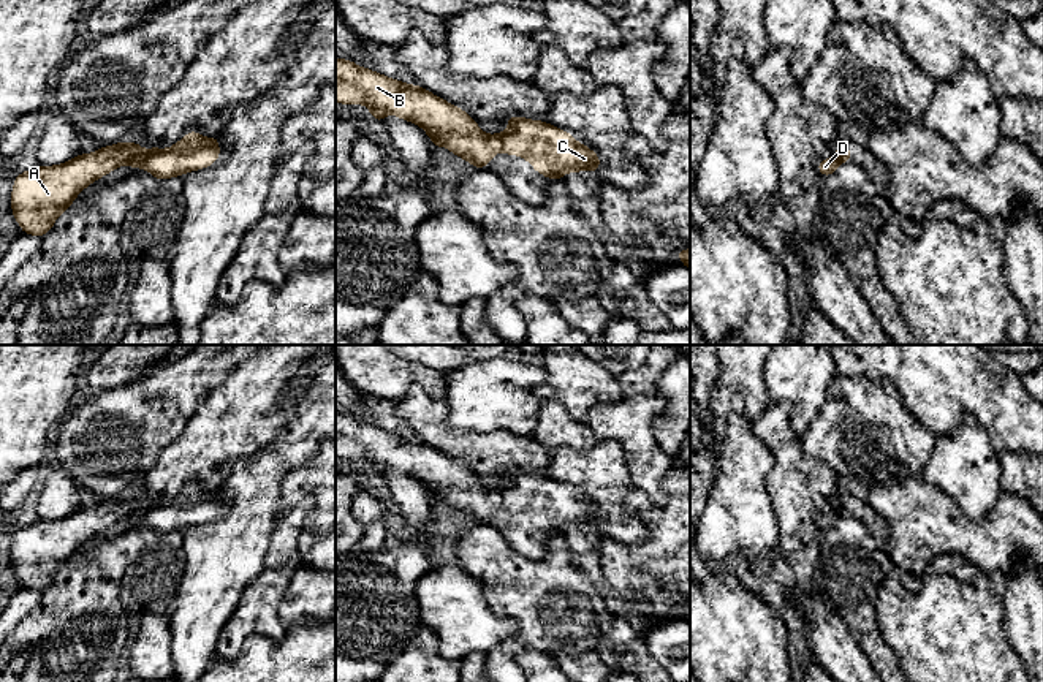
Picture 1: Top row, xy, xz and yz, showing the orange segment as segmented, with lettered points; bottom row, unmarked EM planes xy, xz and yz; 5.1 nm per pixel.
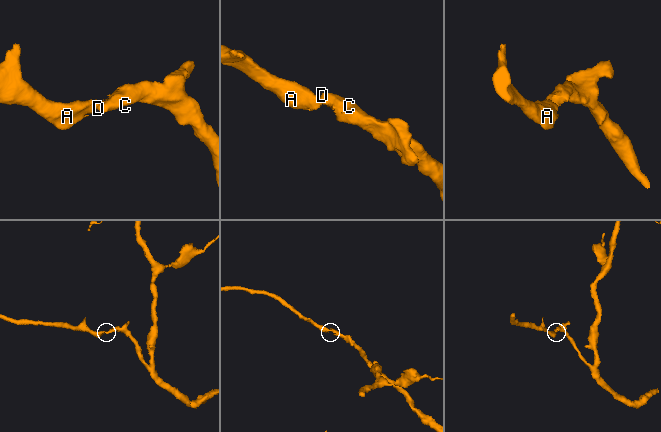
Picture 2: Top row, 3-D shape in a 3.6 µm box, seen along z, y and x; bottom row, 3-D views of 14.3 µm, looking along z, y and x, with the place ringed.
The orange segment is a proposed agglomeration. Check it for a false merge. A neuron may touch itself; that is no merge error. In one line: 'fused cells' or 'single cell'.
single cell

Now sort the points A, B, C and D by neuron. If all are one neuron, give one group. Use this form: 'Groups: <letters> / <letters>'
Groups: A B C D

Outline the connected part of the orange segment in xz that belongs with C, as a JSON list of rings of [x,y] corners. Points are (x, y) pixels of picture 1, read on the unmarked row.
[[[339,411],[336,457],[364,459],[370,472],[381,478],[386,468],[416,478],[430,492],[434,503],[443,500],[476,524],[484,524],[499,506],[527,514],[549,535],[562,535],[567,527],[597,527],[601,521],[590,502],[544,475],[508,470],[503,473],[510,478],[506,486],[487,489],[464,464],[423,440],[388,432]]]

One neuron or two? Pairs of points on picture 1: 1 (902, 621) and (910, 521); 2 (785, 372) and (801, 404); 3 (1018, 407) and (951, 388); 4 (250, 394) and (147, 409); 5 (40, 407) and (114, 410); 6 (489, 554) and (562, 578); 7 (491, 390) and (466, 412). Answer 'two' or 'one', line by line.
1: two
2: one
3: one
4: two
5: two
6: one
7: one

